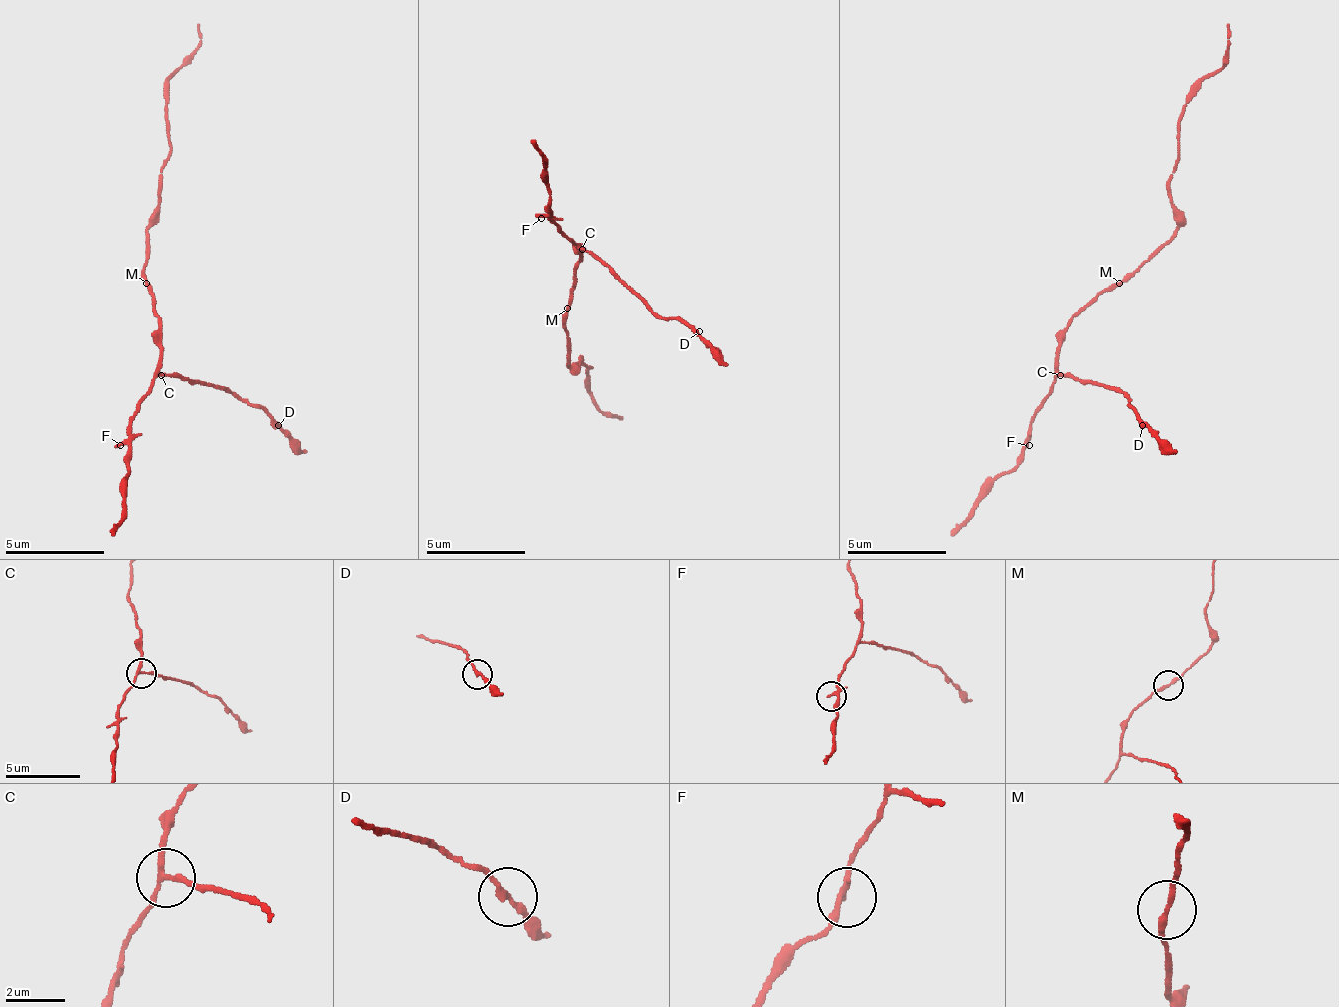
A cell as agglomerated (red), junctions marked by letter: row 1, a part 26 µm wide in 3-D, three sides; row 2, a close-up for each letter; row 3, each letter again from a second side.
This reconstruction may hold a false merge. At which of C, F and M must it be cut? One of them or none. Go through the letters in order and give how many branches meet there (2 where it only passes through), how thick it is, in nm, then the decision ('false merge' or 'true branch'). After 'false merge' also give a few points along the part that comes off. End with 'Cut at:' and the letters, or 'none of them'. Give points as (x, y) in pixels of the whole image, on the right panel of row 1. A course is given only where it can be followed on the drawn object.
C: 3 | 160 nm | false merge | (1058, 376), (1113, 386), (1128, 401), (1128, 406), (1177, 450)
F: 2 | 180 nm | true branch
M: 2 | 190 nm | true branch
Cut at: C

